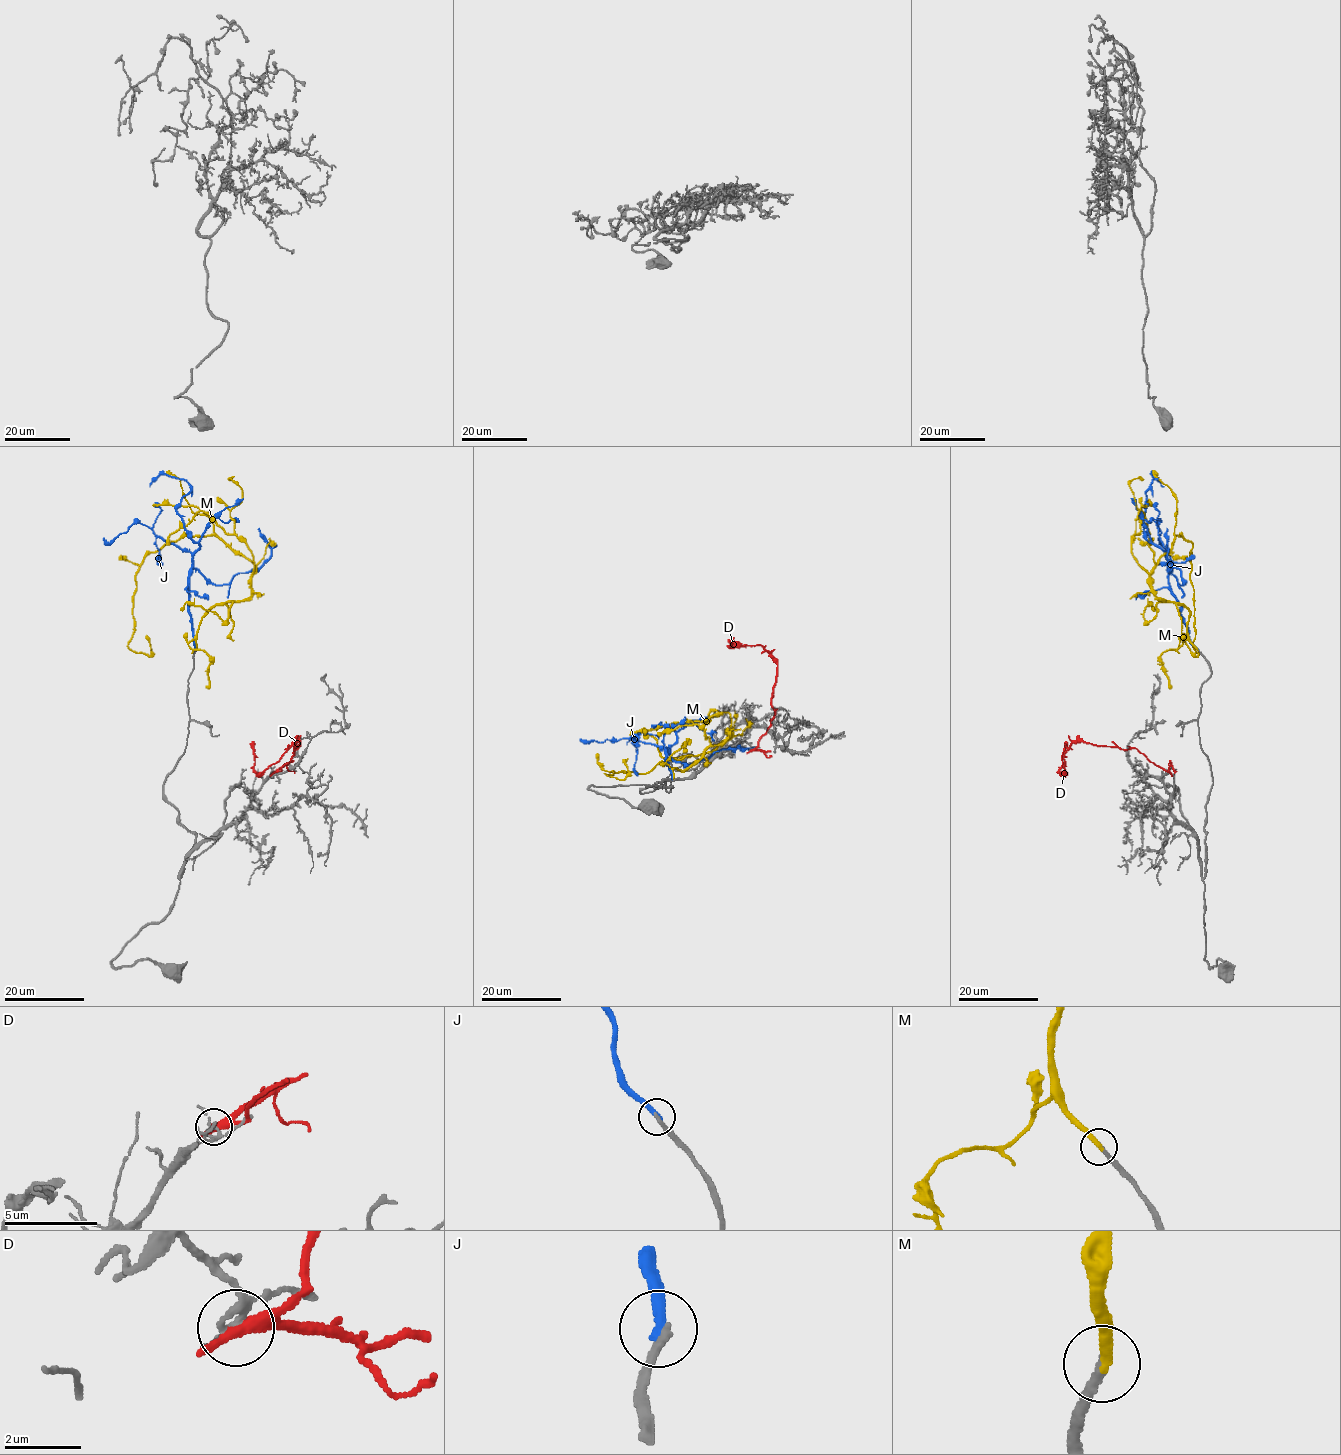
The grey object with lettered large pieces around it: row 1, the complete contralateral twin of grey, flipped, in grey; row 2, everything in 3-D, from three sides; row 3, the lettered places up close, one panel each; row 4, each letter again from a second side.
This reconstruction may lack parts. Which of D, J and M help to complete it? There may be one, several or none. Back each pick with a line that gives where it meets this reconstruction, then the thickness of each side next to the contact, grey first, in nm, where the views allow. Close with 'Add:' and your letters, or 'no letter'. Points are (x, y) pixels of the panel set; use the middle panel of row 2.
M: Touches grey at (673, 778). Thickness 200 nm (grey) against 300 nm
Add: M

